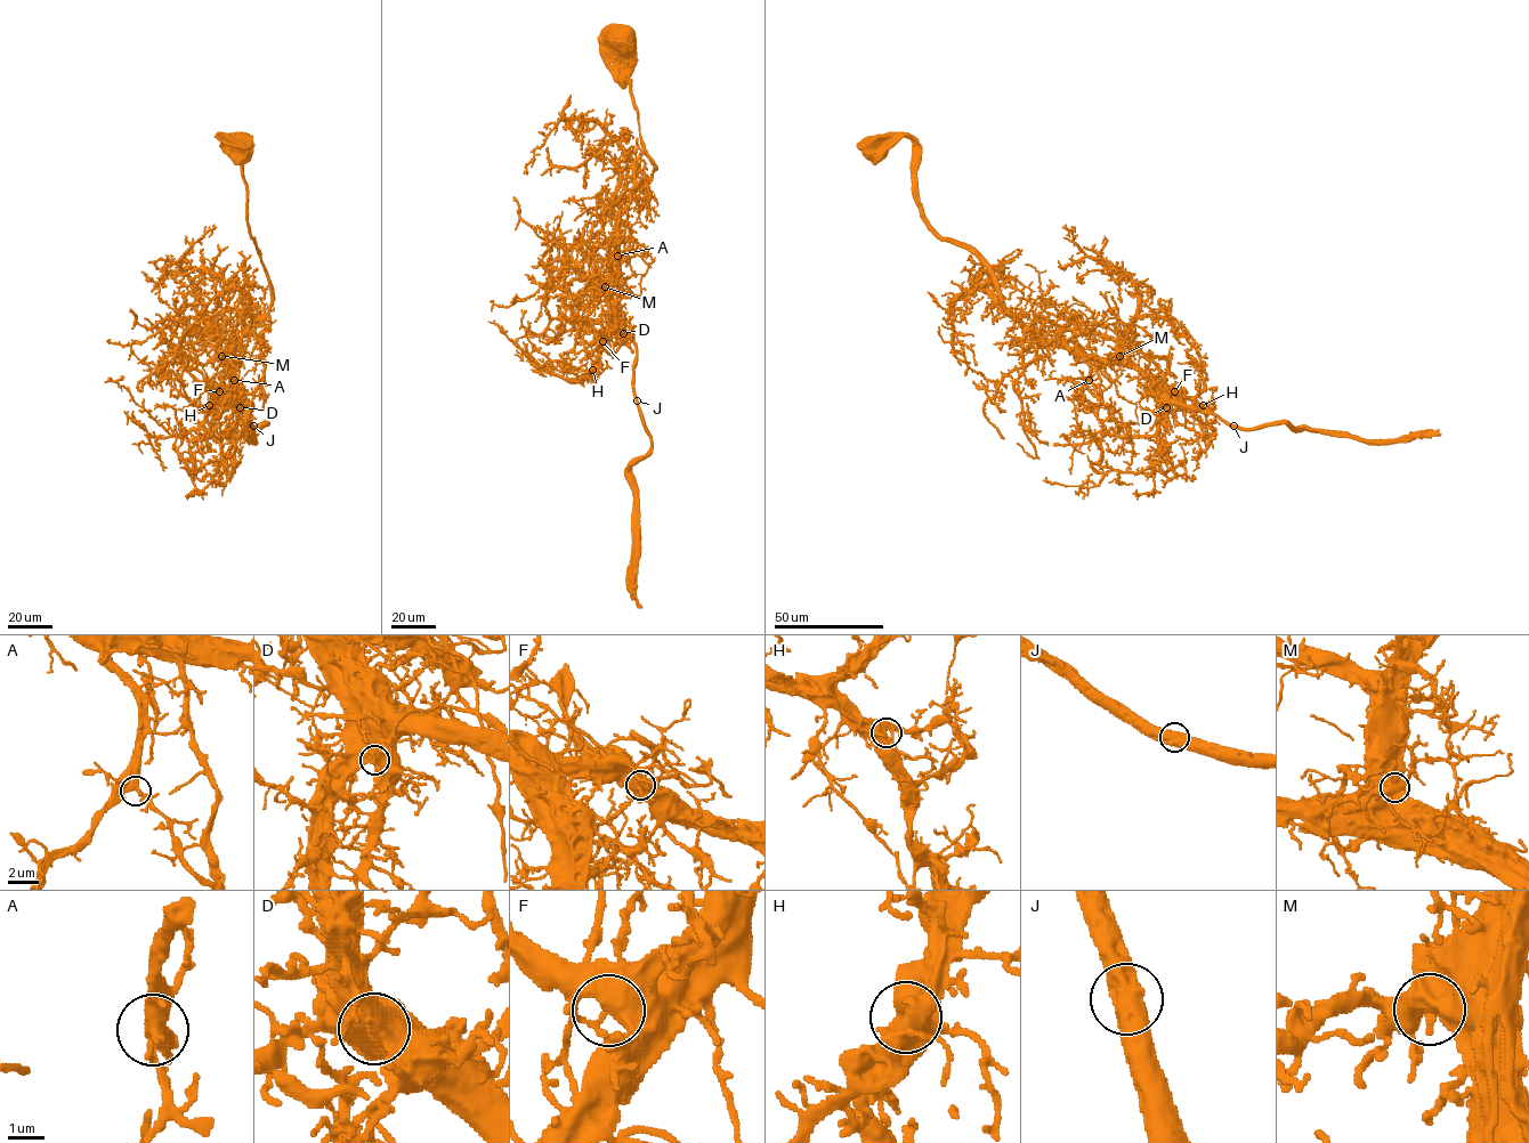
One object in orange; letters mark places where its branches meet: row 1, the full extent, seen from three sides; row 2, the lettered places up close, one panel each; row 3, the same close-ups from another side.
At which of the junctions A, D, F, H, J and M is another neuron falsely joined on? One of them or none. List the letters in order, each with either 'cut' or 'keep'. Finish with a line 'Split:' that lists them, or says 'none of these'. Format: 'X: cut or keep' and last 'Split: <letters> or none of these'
A: keep
D: keep
F: keep
H: keep
J: keep
M: keep
Split: none of these

